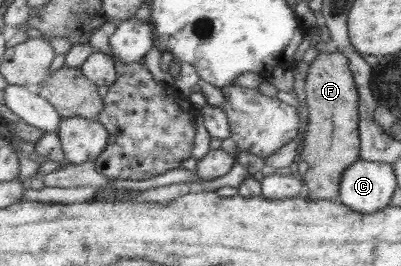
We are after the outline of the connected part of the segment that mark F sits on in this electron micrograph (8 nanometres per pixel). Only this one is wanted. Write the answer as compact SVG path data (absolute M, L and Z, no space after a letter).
M330 49L327 53L320 53L314 58L312 63L309 64L308 73L305 80L305 92L306 92L306 102L308 105L308 130L304 135L304 140L302 142L302 152L300 152L299 160L304 160L304 162L308 163L308 170L301 177L304 180L304 184L306 188L308 188L308 196L307 199L311 200L324 200L324 201L337 201L339 185L341 181L341 176L344 170L348 168L353 162L356 162L359 158L359 150L360 150L360 141L359 141L359 94L356 90L356 85L353 79L353 74L351 68L349 67L349 60L346 58L340 51Z

